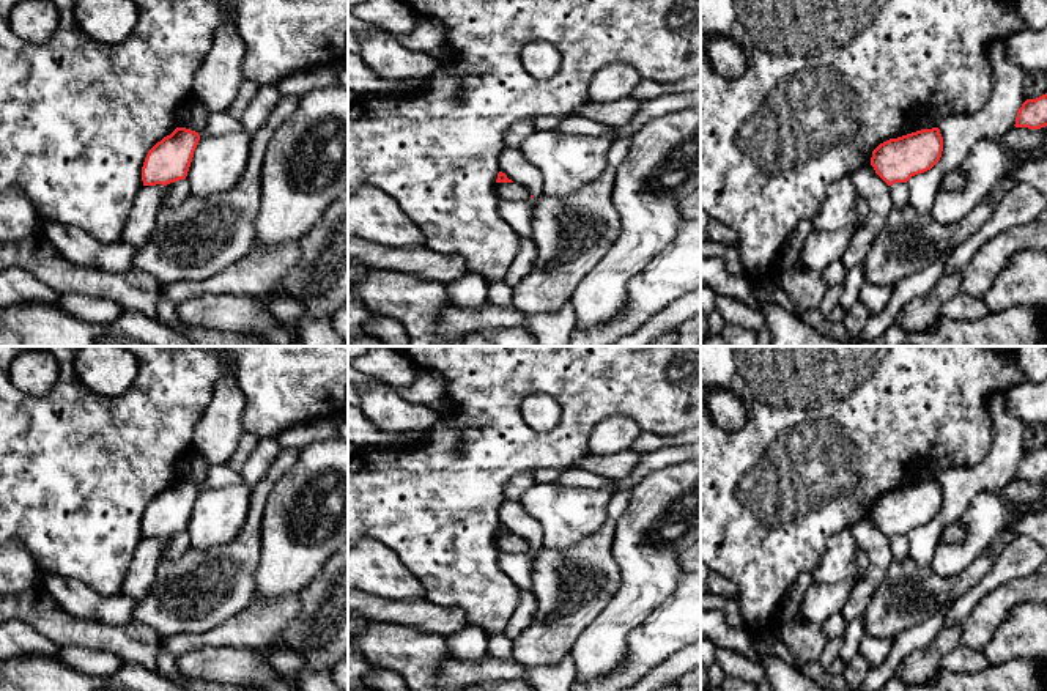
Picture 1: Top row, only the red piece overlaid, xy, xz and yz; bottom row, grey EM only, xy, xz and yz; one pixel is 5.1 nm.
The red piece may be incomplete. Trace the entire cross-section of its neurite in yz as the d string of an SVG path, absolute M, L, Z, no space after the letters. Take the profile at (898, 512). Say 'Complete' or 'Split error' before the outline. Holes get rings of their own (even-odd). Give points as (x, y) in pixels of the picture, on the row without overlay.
Complete. M921 482L880 496L872 504L871 518L888 538L893 538L930 523L940 513L942 504L940 482Z

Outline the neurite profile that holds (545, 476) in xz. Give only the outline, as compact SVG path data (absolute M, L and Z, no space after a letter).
M540 469L534 472L535 482L557 483L564 480L565 469Z

